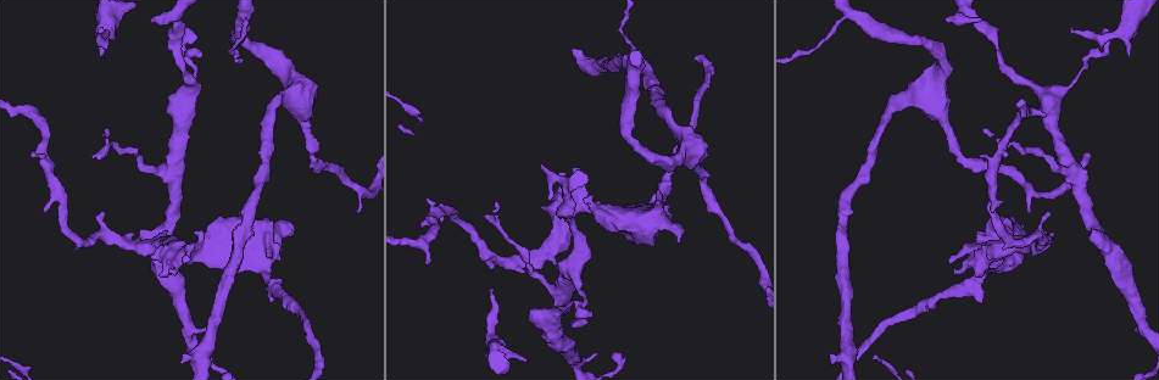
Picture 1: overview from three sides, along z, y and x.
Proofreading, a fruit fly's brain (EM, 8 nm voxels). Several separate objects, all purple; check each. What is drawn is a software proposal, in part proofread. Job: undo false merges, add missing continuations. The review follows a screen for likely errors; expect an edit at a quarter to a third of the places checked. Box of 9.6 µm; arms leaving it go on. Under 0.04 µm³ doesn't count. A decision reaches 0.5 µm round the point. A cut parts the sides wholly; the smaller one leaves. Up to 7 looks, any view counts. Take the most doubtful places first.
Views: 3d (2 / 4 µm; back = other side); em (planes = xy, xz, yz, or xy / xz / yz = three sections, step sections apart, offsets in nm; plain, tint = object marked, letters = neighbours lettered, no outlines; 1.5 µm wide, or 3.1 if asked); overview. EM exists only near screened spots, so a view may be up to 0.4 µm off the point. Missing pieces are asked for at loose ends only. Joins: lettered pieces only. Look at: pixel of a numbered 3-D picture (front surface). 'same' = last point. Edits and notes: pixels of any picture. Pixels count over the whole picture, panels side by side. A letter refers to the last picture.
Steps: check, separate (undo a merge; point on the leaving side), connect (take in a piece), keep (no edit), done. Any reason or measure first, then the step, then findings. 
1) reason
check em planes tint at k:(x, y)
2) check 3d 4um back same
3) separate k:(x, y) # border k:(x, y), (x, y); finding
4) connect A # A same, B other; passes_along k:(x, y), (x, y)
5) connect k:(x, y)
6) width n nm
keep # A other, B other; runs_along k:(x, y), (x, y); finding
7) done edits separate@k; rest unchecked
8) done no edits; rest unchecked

an open end
check 3d 4um at 1:(428, 262)

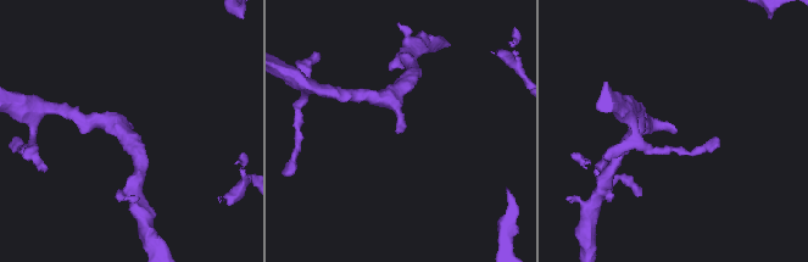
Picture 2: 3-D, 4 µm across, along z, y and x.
shape alone is not enough
check em planes letters at 2:(401, 133)

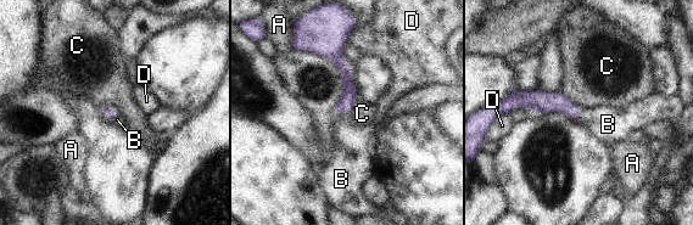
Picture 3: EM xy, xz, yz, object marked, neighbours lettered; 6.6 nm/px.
connect B # A other, B same, C other, D other; passes_along 3:(346, 102), (342, 112), (357, 144); it goes on there

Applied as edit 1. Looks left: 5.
see it whole again
check overview

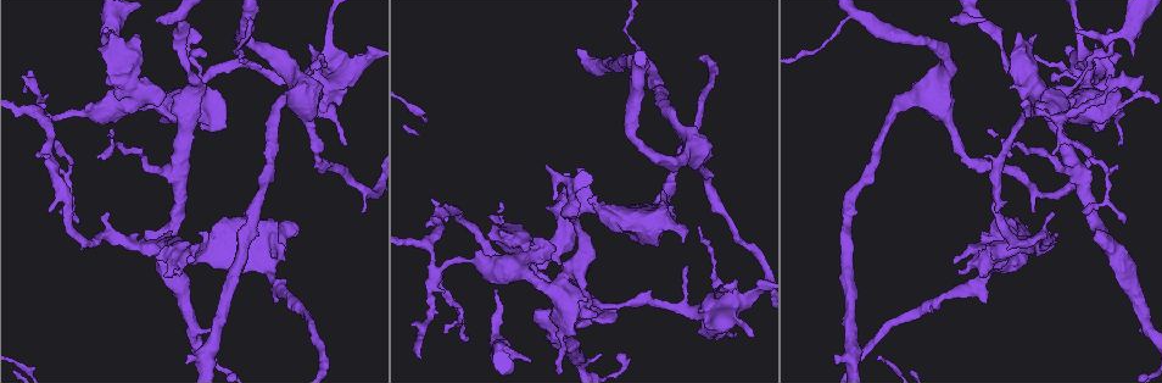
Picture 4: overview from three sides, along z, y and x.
thin end
check em planes letters at 4:(98, 156)

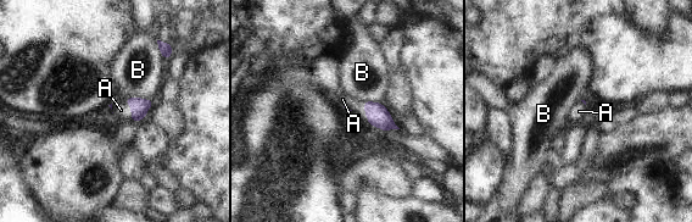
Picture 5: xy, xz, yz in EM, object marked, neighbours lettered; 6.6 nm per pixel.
longest_contact B 220 nm
connect A # A same, B other; passes_along 5:(378, 115), (366, 112), (342, 99); it goes on there

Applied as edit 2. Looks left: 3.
an open end
check em planes letters at 4:(51, 209)

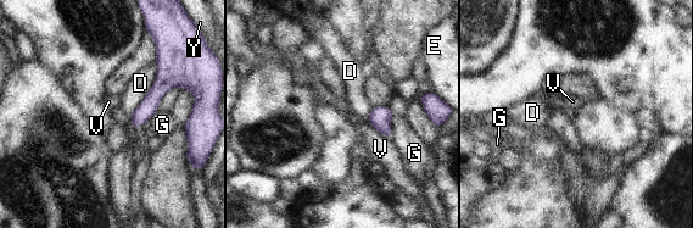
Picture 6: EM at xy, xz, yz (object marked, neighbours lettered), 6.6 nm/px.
longest_contact D 380 nm
keep # D other, E other, G other, V other, Y other; runs_along 6:(158, 44), (217, 121); none of them fits

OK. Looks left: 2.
done edits connect@3, connect@5; rest unchecked

